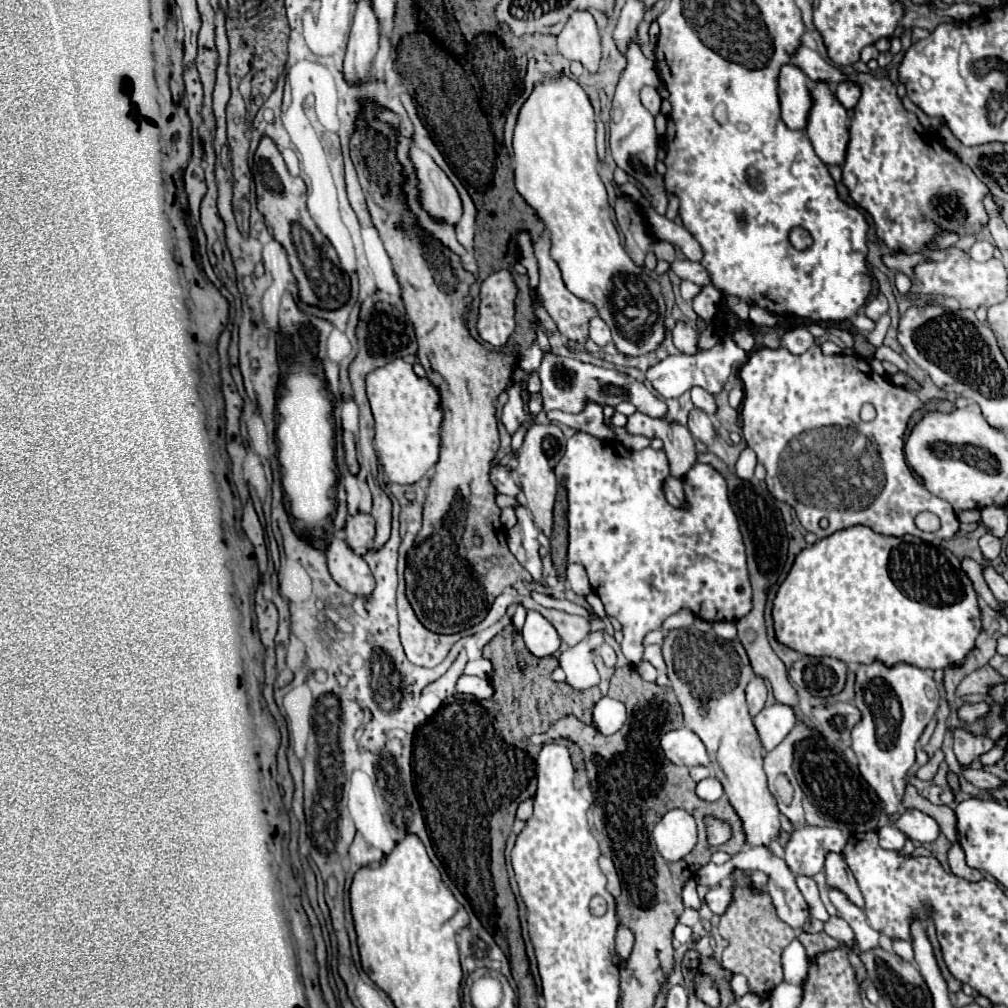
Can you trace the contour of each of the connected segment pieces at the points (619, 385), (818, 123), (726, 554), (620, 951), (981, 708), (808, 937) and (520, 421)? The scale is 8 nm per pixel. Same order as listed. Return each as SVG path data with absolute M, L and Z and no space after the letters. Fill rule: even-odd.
M545 353L541 367L541 397L543 397L543 411L561 409L565 413L581 413L587 403L599 403L599 405L611 405L615 407L621 401L629 401L637 407L637 411L649 415L649 417L663 417L667 413L667 405L657 399L641 381L629 377L627 373L621 373L617 369L605 369L591 363L583 363L579 359L571 357L559 357L555 353Z
M815 81L811 87L813 107L807 121L807 137L827 165L841 165L849 141L847 111L837 101L833 87L827 81Z
M577 431L567 441L567 451L557 463L555 475L565 479L569 501L569 563L585 567L593 591L605 605L605 613L621 623L621 651L629 663L637 665L641 661L643 637L659 629L673 613L689 609L695 617L709 623L739 621L749 613L751 585L739 523L727 499L727 483L711 465L697 463L689 469L683 477L687 507L677 509L663 495L661 483L669 475L669 461L663 451L651 447L631 451L619 441L603 441Z
M619 925L617 929L617 937L615 937L615 943L617 943L617 955L621 957L621 961L625 961L629 955L631 955L631 947L633 947L633 933Z
M979 703L979 705L963 705L963 707L959 709L959 717L961 717L965 723L973 723L975 719L987 715L987 711L989 711L989 707L983 705L983 703Z
M799 931L797 939L801 941L801 945L805 947L807 955L813 957L817 953L823 953L823 951L829 951L829 949L835 949L835 947L843 947L837 939L829 937L827 933L807 933L807 931Z
M511 383L511 387L507 387L507 393L509 393L509 401L507 401L507 405L503 407L501 423L503 423L505 429L513 435L521 425L525 425L525 423L529 423L531 419L535 419L535 415L531 415L531 413L523 407L521 393L519 393L519 385L517 385L517 383Z

